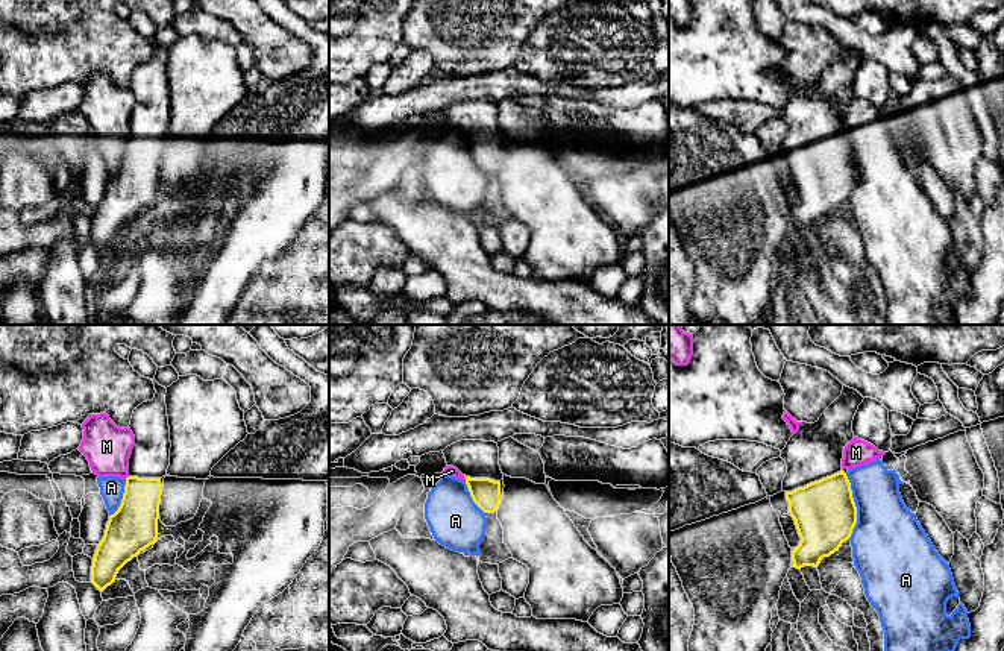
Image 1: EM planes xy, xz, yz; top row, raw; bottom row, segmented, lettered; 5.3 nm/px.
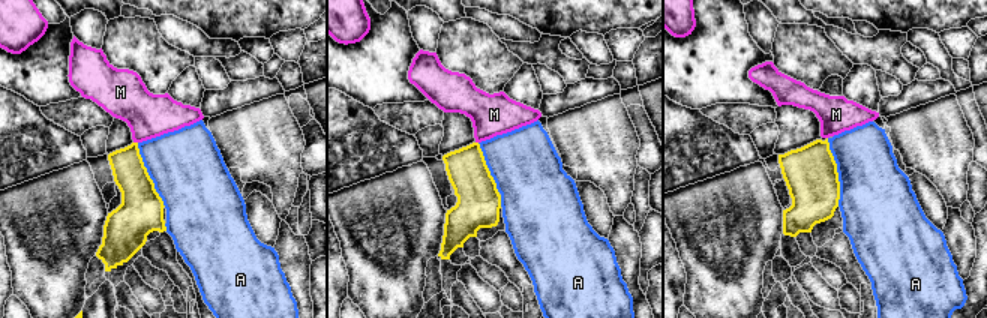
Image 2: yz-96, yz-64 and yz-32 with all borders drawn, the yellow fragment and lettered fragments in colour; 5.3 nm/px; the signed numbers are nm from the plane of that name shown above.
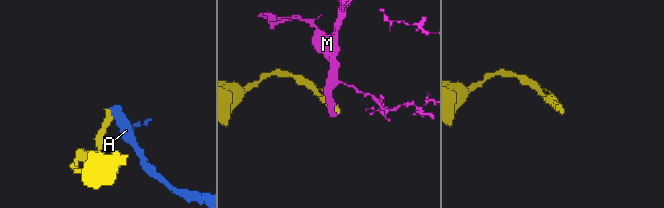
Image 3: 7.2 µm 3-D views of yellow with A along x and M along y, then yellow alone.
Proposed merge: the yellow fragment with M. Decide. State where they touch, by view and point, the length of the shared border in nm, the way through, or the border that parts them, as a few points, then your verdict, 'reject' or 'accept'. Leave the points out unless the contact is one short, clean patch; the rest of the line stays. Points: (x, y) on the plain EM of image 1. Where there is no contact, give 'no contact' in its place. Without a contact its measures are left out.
xz (466, 138) | 40 nm | along xz (463, 135), (466, 141) | reject

